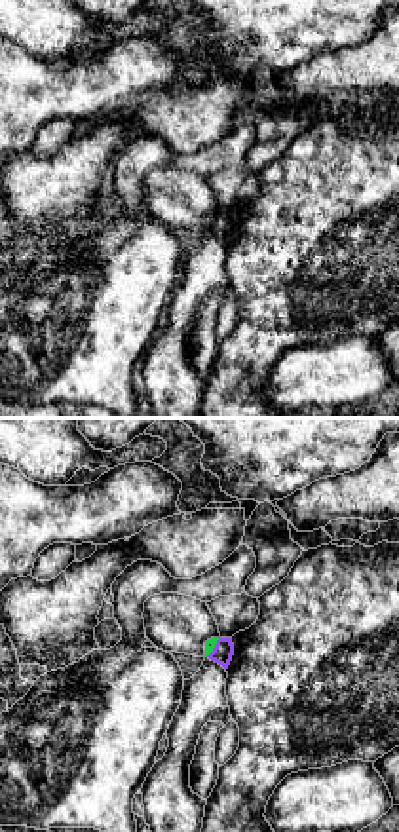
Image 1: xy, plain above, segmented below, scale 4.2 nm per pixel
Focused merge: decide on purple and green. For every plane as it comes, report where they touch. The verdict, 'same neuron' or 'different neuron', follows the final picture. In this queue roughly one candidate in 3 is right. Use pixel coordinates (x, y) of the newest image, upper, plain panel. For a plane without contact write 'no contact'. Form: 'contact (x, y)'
contact (213, 223)

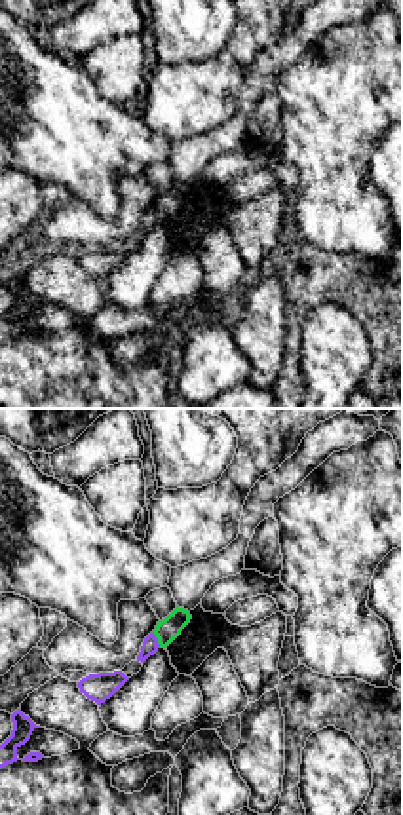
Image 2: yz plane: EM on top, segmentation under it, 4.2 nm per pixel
contact (156, 215)

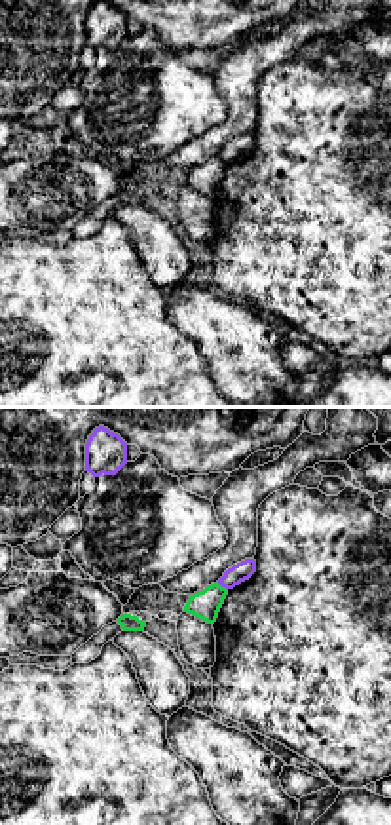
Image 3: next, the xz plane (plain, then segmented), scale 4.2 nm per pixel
contact (223, 160)

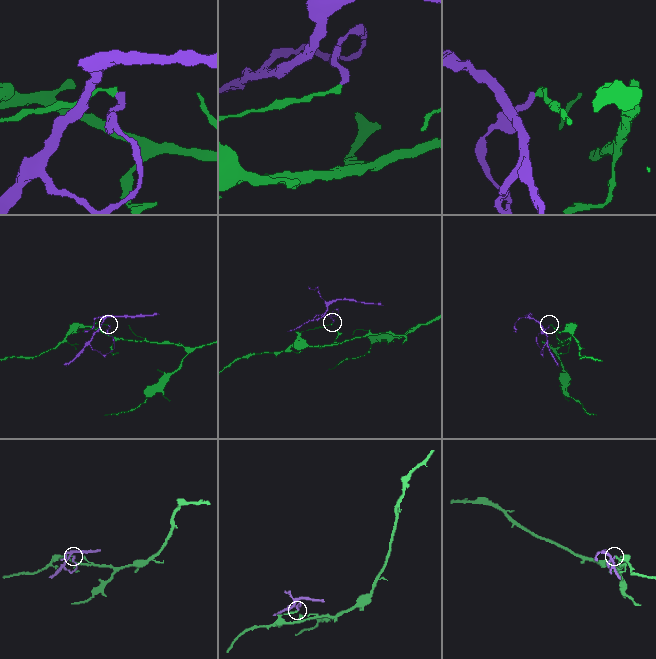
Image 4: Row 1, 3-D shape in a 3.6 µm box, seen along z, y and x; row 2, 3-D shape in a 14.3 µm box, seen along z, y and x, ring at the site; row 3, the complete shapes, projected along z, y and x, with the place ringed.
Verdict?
different neuron

